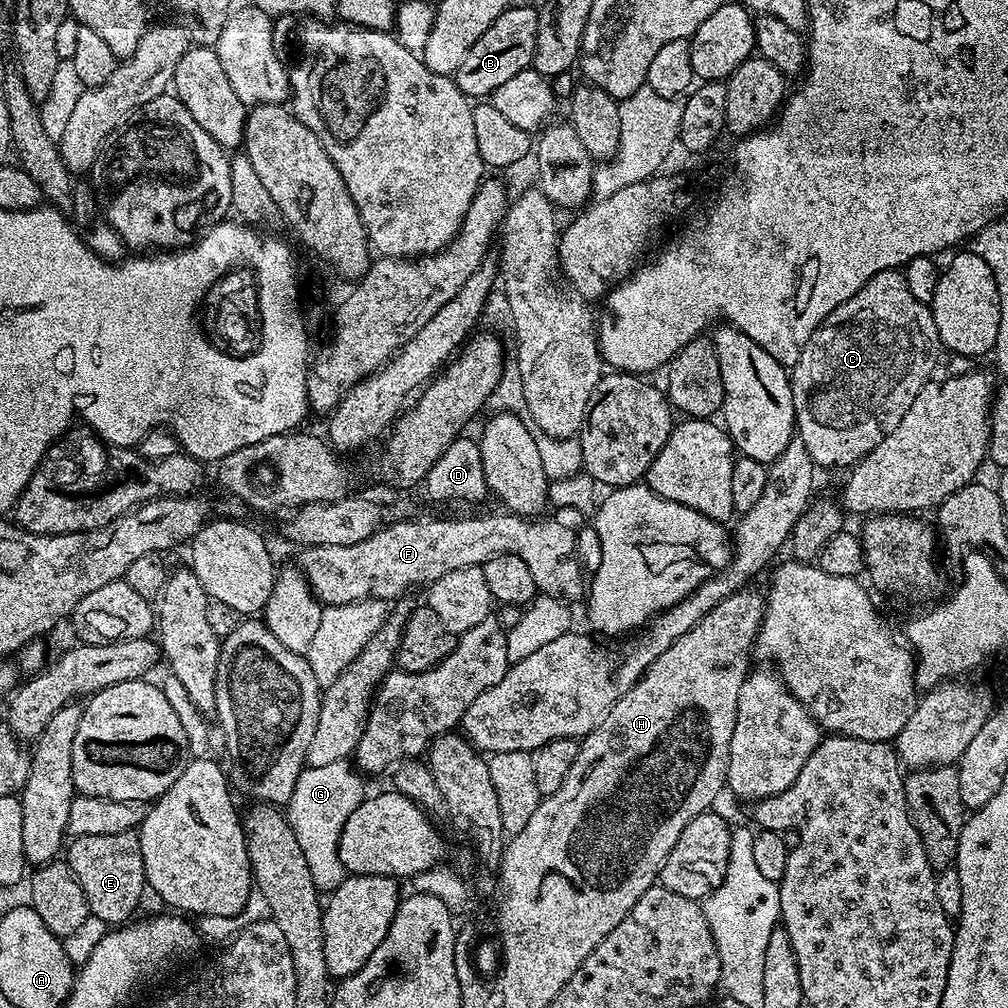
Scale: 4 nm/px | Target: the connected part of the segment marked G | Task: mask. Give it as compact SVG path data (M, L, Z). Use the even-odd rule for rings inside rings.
M339 760L329 765L305 767L295 784L294 794L286 805L286 817L296 834L300 848L310 867L312 880L320 892L329 892L338 887L345 878L340 858L341 832L346 818L365 799L363 777L348 760Z

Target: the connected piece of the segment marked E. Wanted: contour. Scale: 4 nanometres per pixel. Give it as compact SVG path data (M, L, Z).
M136 832L75 837L67 845L66 863L74 878L78 878L82 894L86 894L89 913L99 918L105 926L120 926L135 917L132 915L146 893L142 846Z

